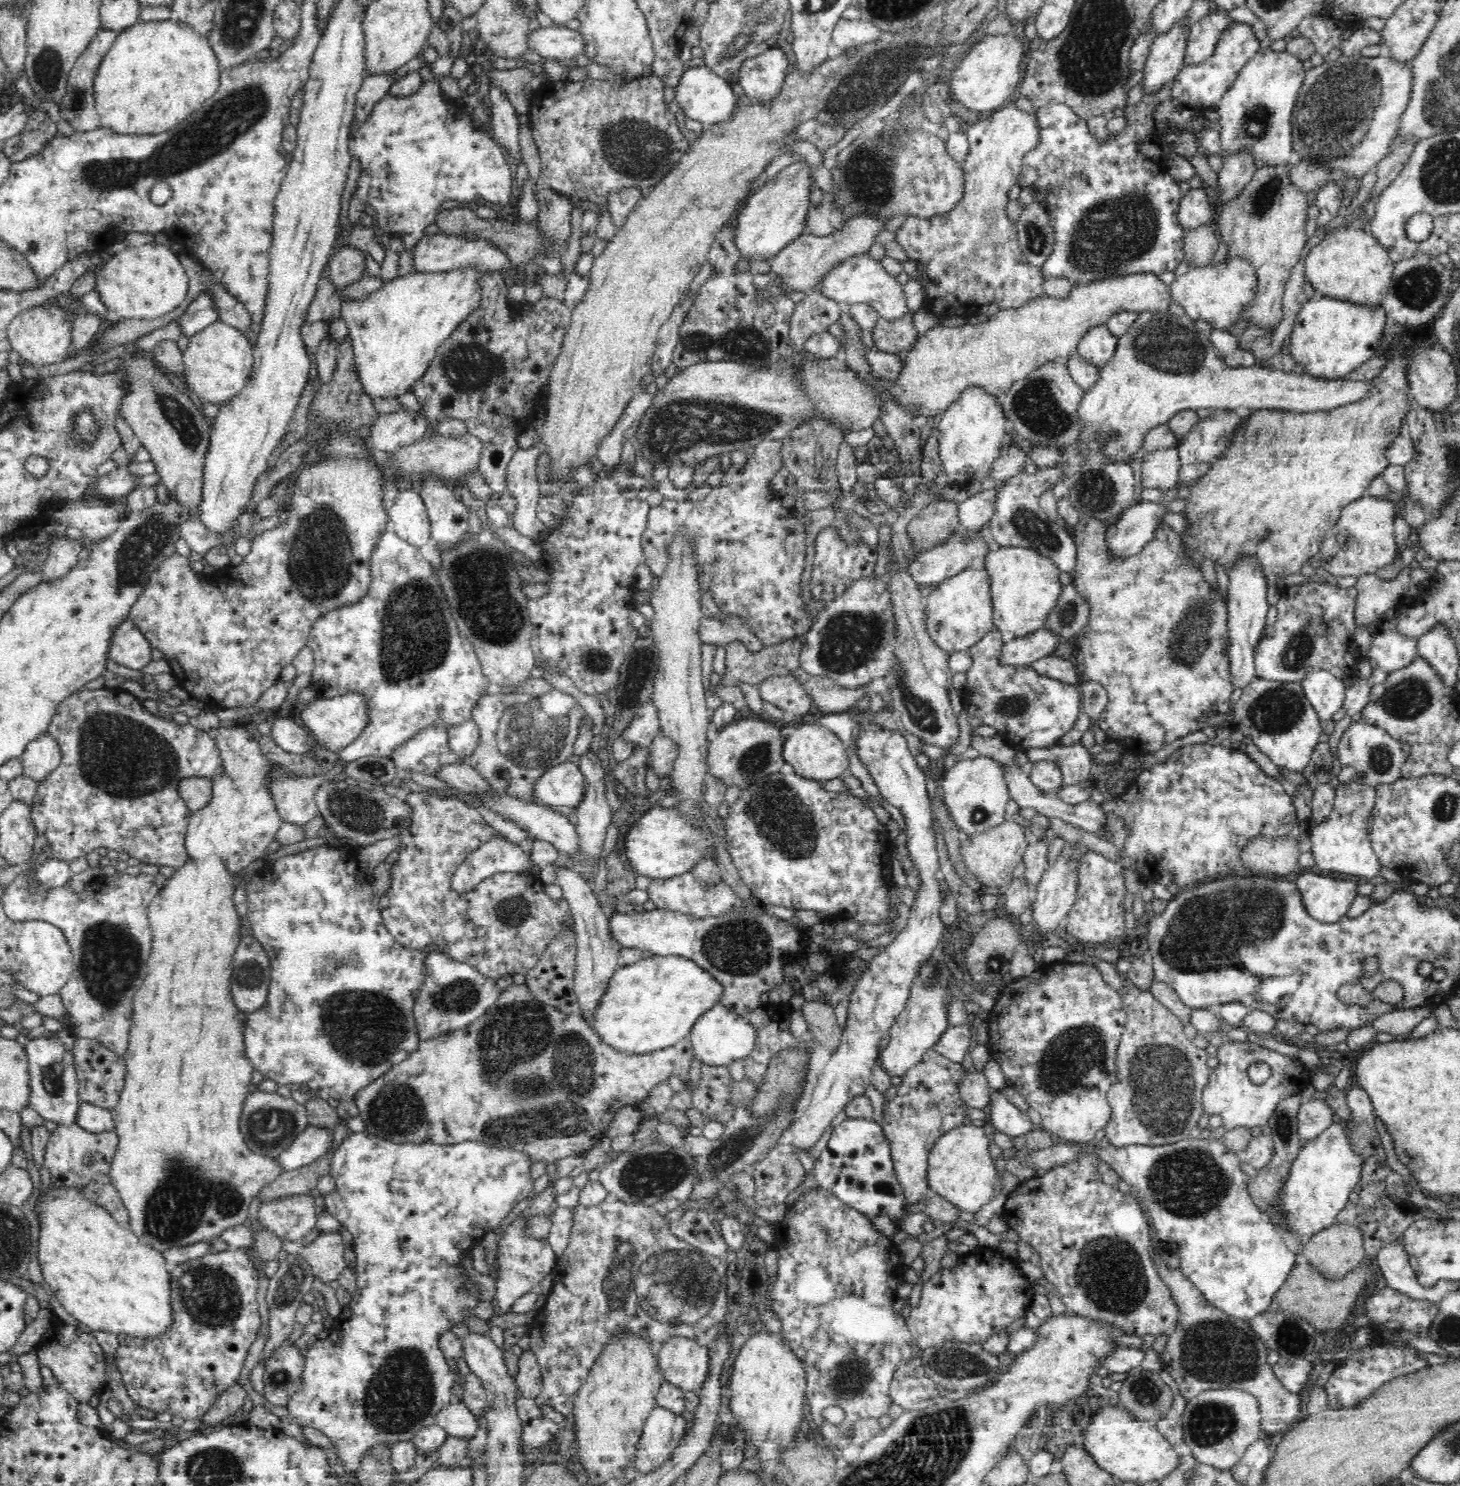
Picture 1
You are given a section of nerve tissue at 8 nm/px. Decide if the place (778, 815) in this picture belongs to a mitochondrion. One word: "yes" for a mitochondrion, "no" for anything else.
yes

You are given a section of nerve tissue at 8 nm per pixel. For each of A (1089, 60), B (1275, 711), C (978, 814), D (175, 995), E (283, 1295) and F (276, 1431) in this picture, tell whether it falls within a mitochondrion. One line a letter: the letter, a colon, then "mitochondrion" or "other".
A: mitochondrion
B: mitochondrion
C: mitochondrion
D: other
E: mitochondrion
F: other

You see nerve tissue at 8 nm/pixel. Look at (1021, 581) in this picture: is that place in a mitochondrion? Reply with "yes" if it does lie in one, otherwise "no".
no

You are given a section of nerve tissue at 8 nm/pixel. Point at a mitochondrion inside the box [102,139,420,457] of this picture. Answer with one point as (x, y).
(175, 413)

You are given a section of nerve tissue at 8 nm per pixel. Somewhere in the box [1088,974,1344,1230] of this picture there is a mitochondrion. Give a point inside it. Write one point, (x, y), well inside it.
(1162, 1079)

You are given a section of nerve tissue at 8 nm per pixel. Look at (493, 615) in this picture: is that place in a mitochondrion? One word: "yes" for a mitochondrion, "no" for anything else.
yes

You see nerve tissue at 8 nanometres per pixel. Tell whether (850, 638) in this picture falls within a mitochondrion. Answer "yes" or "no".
yes

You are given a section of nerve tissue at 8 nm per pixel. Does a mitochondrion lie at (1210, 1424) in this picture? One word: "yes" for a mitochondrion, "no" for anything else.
yes

